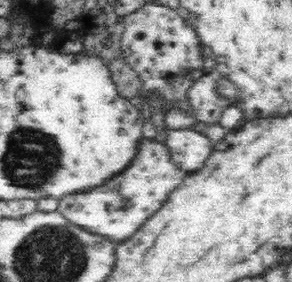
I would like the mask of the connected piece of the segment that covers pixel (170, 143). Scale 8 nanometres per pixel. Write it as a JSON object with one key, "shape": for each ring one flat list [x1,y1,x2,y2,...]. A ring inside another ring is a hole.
{"shape":[[171,127,163,137,171,160,178,167,192,174,204,165,212,153,214,135,196,130,173,130]]}

